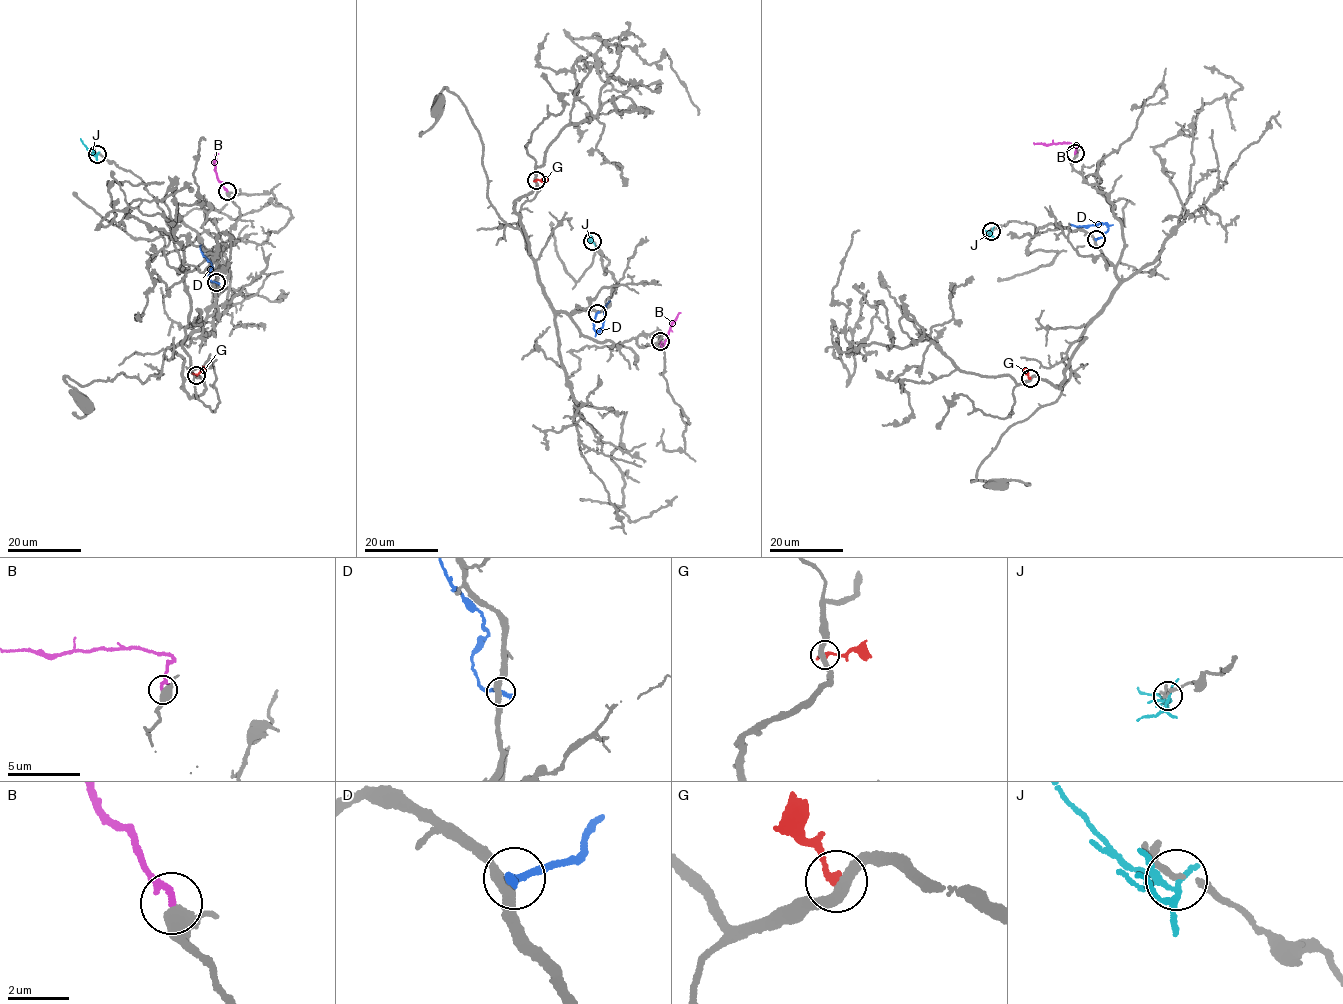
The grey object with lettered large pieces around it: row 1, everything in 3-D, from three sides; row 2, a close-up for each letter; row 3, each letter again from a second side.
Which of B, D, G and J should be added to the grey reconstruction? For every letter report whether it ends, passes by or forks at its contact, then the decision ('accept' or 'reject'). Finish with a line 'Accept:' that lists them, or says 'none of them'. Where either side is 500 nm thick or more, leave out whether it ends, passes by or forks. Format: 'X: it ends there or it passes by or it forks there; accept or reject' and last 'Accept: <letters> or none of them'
B: it ends there; accept
D: it ends there; reject
G: it passes by; reject
J: it forks there; reject
Accept: B

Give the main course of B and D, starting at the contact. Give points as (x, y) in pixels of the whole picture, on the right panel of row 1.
B: (1075, 154), (1078, 145), (1033, 143)
D: (1095, 239), (1103, 236), (1108, 226), (1101, 223), (1076, 227), (1070, 224)

